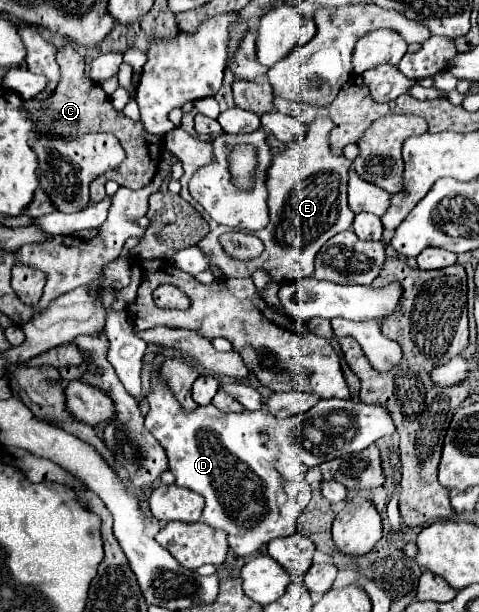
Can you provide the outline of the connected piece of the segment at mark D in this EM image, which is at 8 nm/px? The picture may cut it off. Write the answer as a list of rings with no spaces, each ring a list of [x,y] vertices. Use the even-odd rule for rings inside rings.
[[[157,372],[153,374],[147,402],[149,412],[145,416],[145,426],[165,448],[175,484],[205,498],[203,522],[225,530],[229,548],[237,556],[249,556],[269,540],[297,532],[297,516],[309,504],[312,493],[305,480],[309,468],[301,460],[302,448],[293,442],[295,433],[289,418],[273,418],[269,412],[223,414],[213,408],[213,404],[185,412],[169,388],[159,382]],[[257,452],[261,452],[261,458]],[[263,460],[269,460],[269,464],[273,464],[281,474],[275,474],[275,470],[263,472]],[[237,464],[245,464],[247,470],[243,472],[239,466],[237,474]],[[279,492],[285,492],[281,508],[277,498]]]

